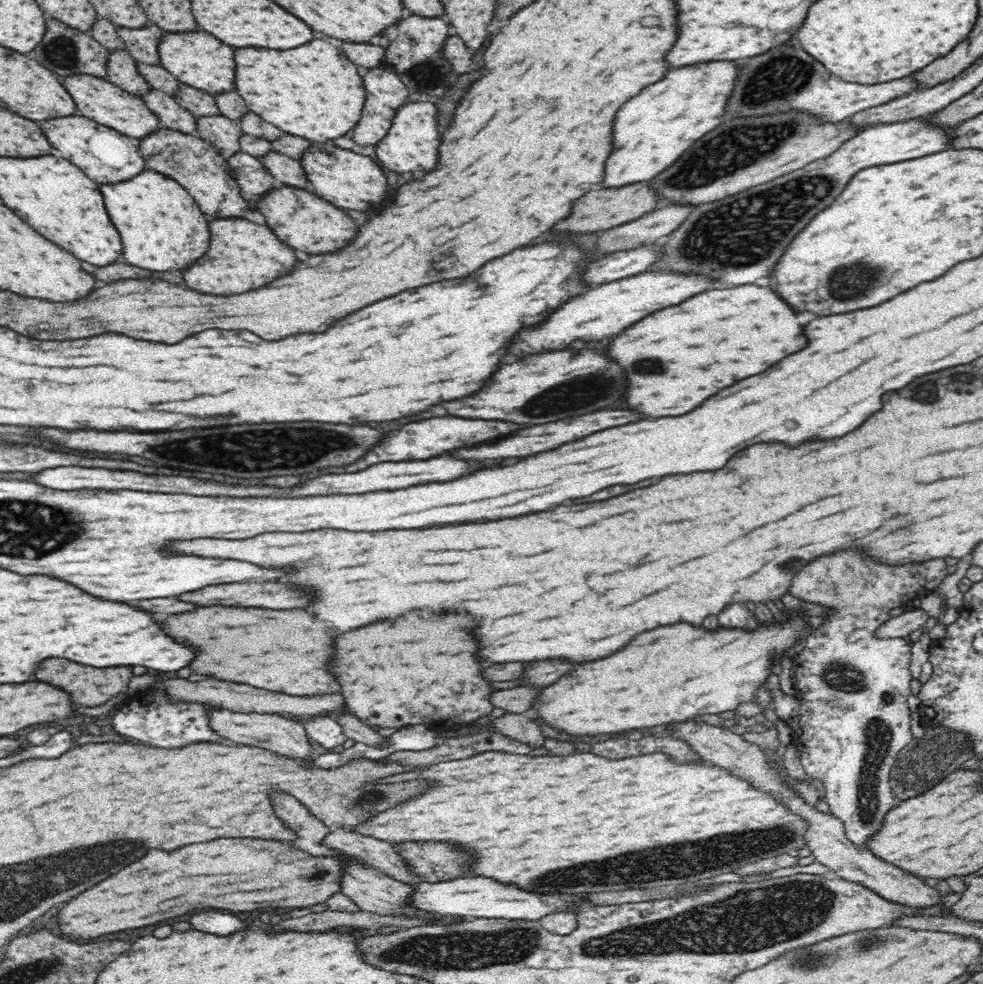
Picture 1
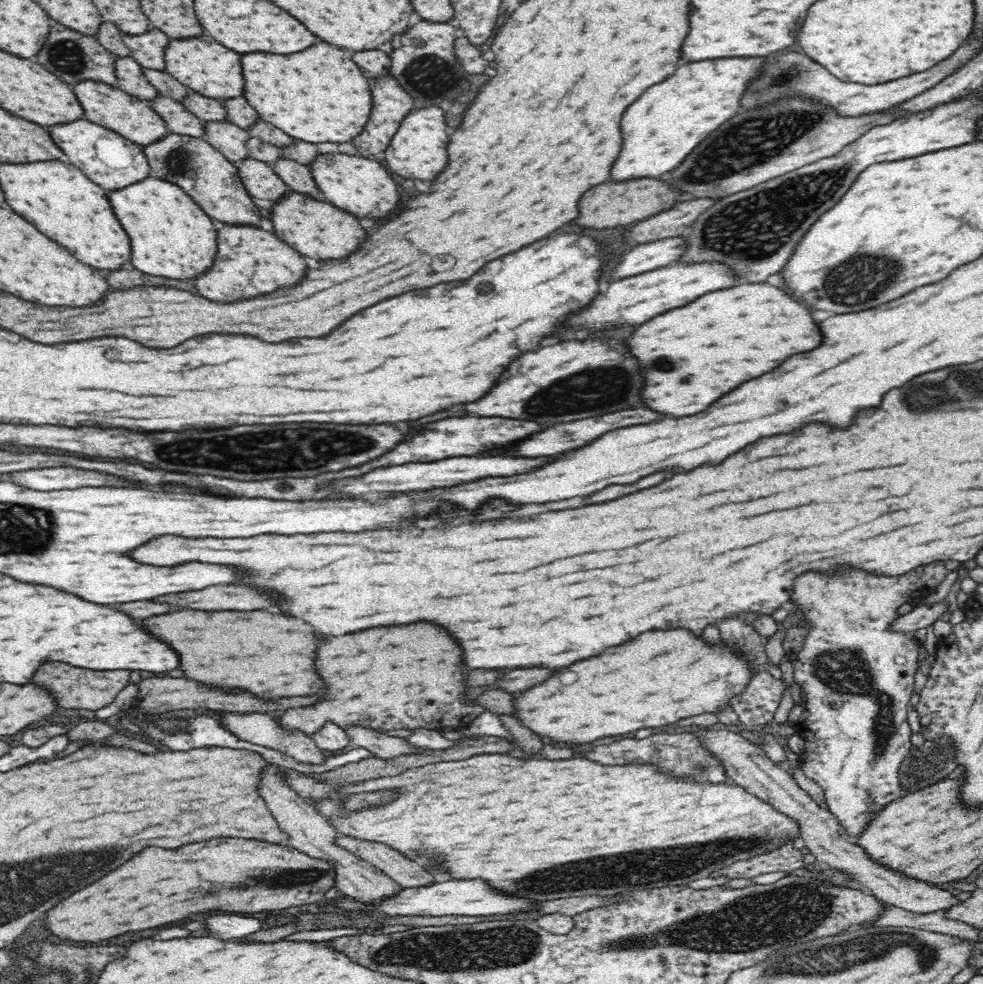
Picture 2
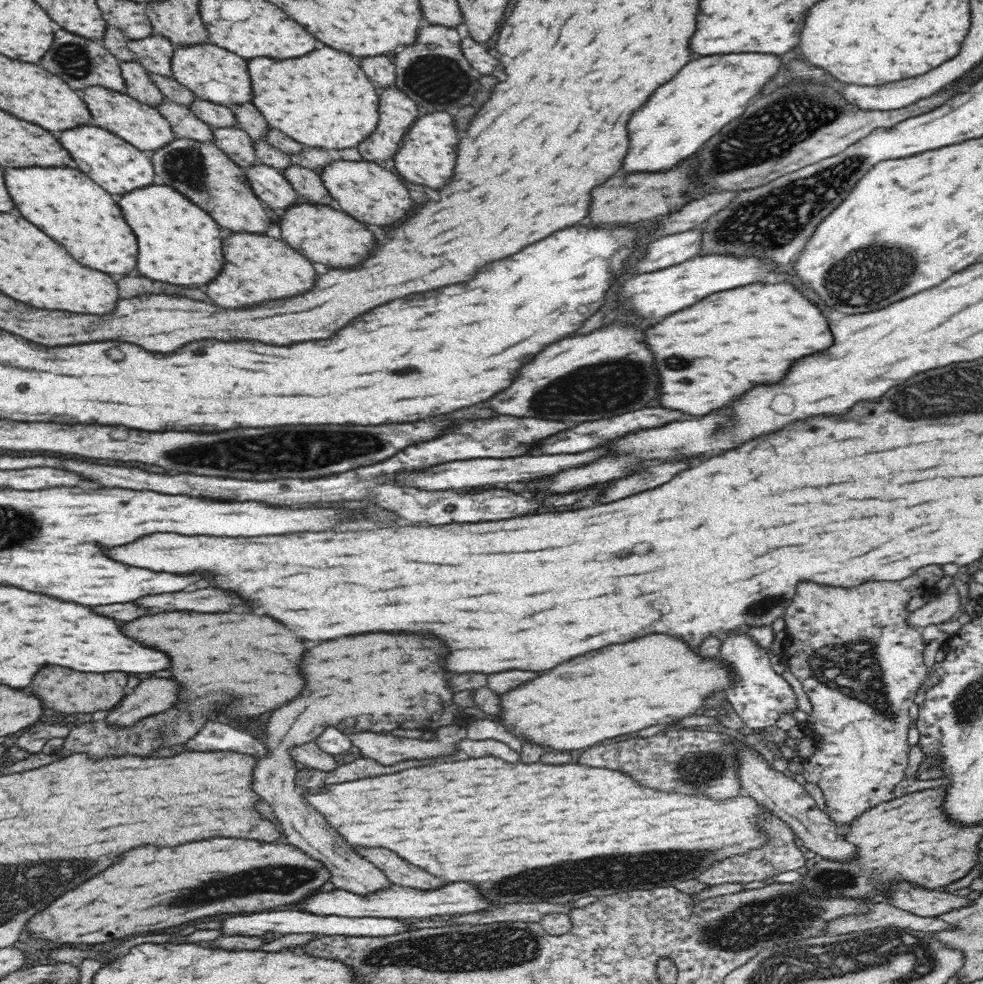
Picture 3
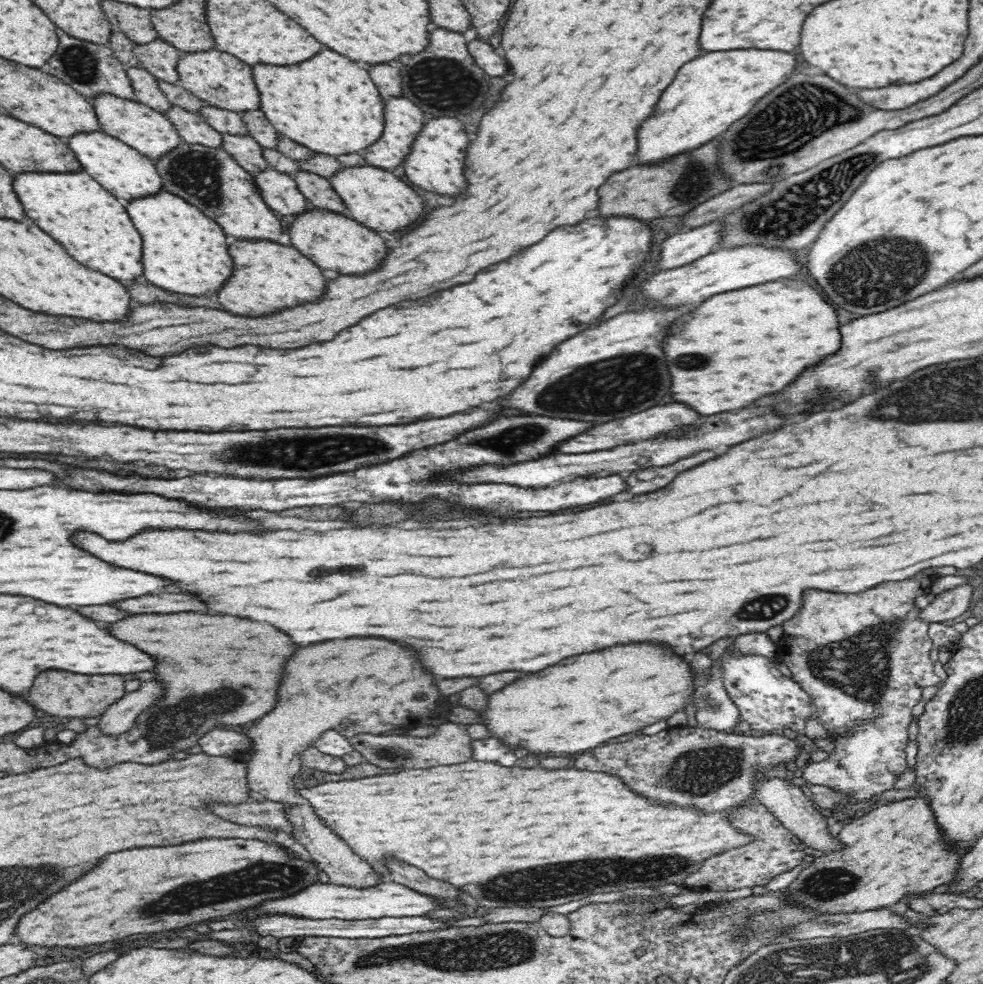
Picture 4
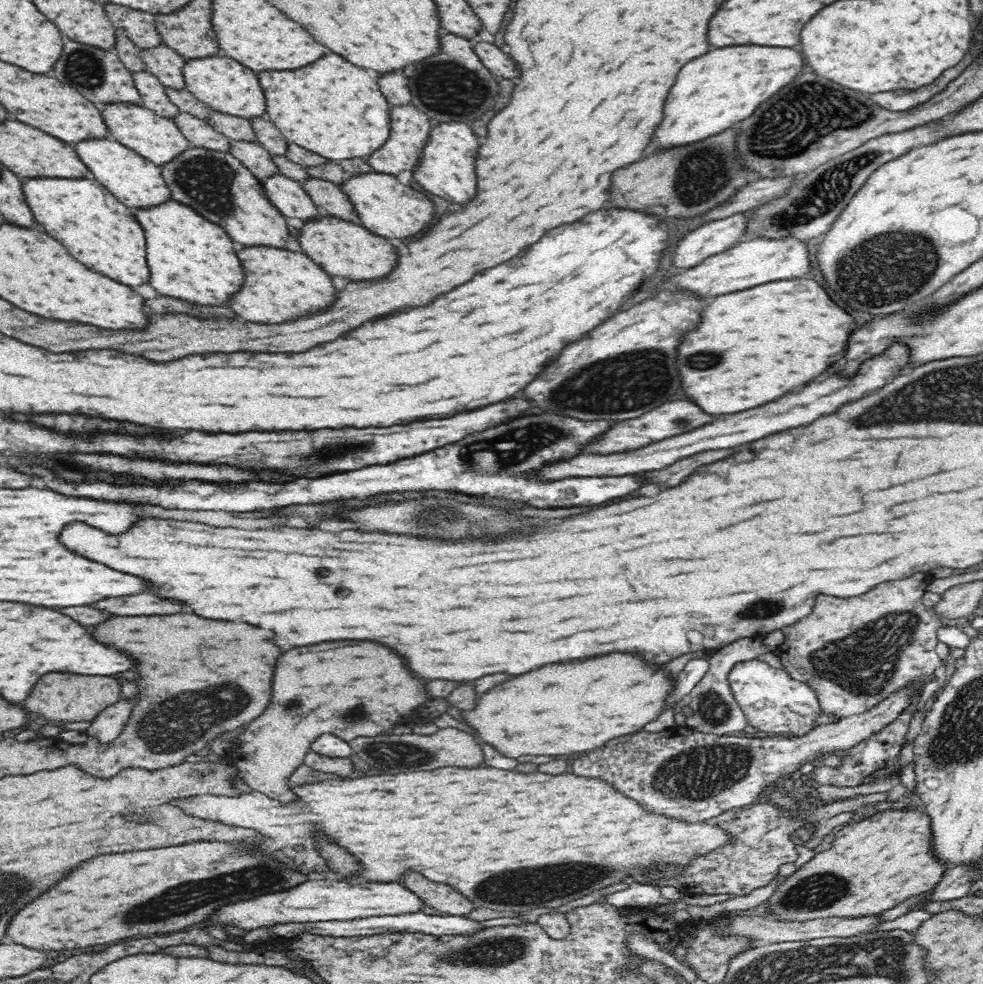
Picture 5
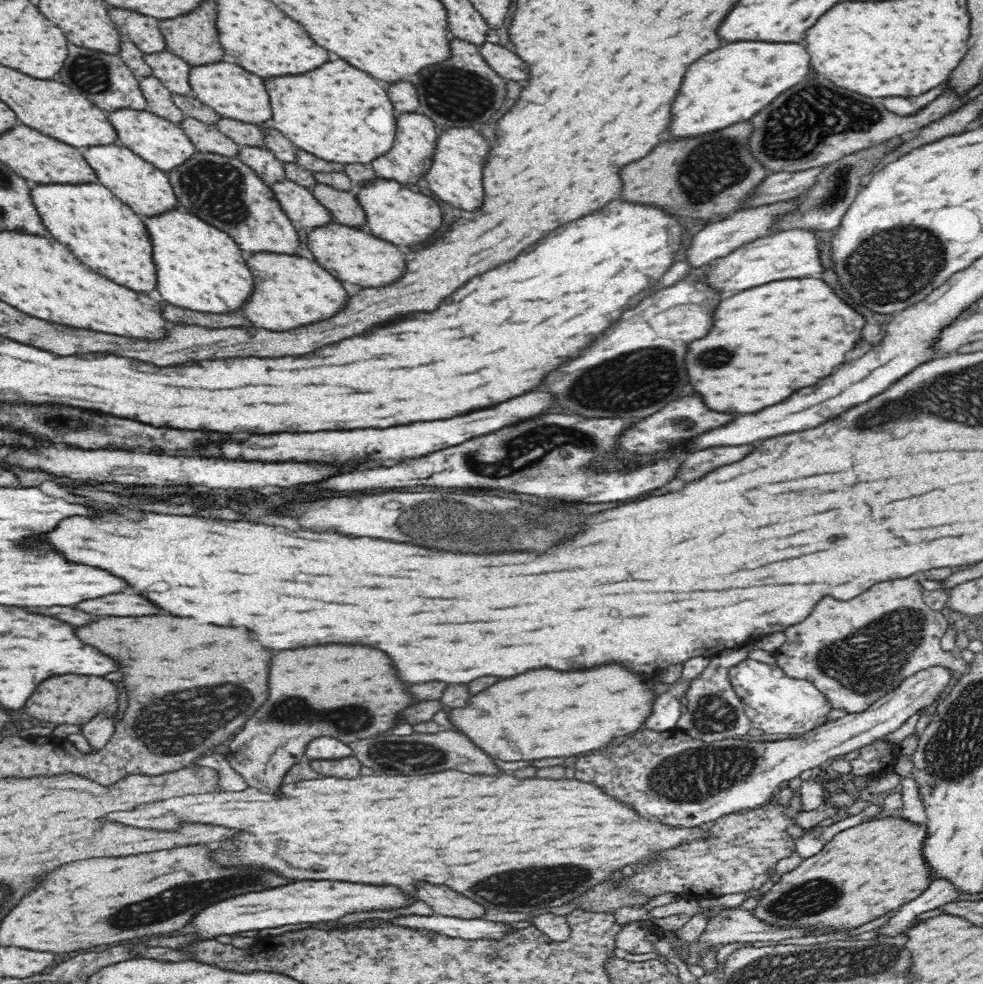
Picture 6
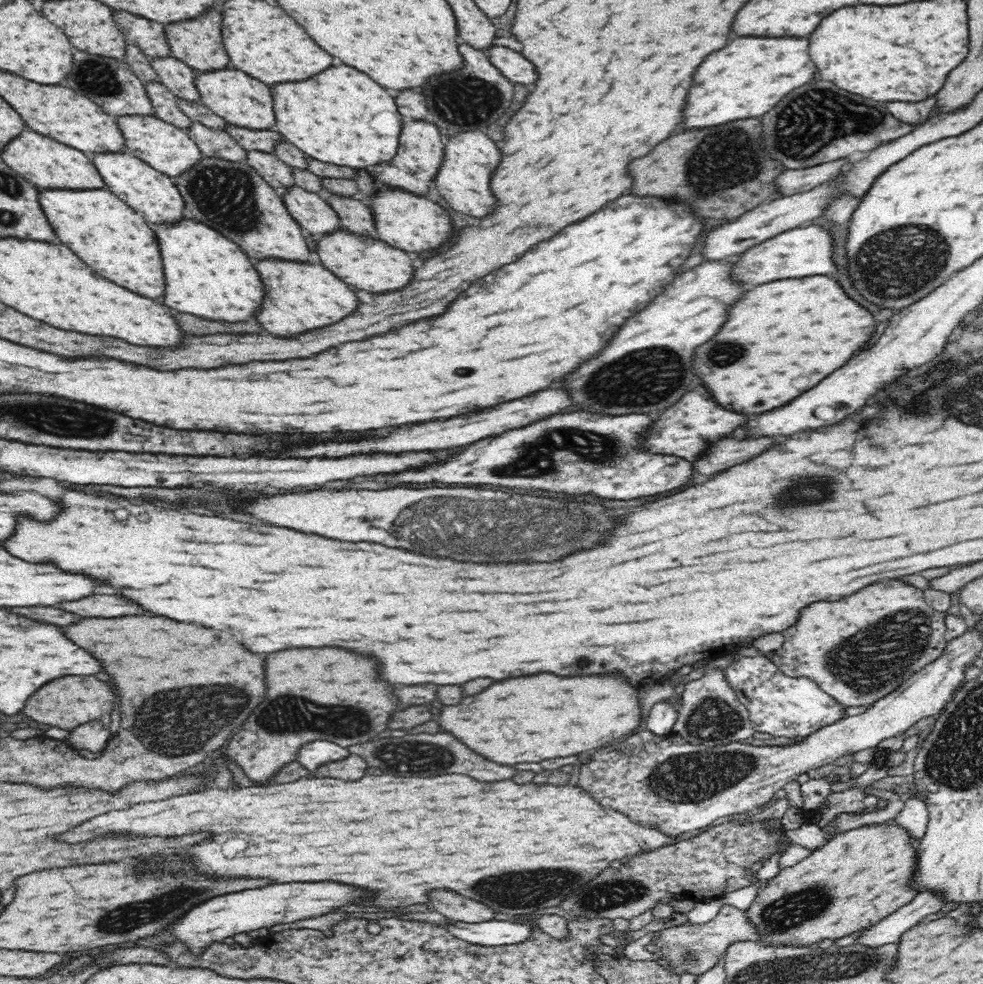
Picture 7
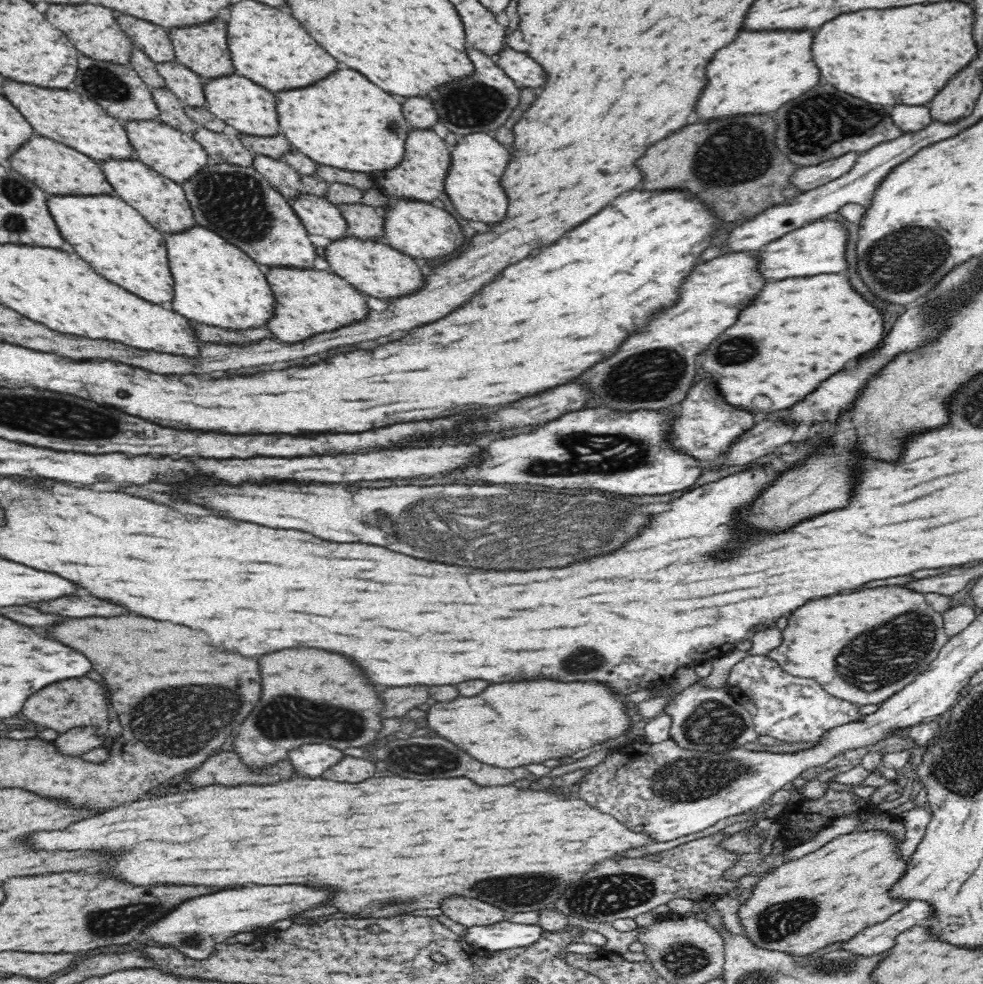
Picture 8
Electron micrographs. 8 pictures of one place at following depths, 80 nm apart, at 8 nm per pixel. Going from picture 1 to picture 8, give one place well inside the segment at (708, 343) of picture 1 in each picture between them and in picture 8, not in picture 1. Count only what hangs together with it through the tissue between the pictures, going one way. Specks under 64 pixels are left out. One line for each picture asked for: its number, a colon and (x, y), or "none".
2: (691, 356)
3: (707, 355)
4: (738, 346)
5: (754, 345)
6: (767, 342)
7: (781, 339)
8: (797, 332)

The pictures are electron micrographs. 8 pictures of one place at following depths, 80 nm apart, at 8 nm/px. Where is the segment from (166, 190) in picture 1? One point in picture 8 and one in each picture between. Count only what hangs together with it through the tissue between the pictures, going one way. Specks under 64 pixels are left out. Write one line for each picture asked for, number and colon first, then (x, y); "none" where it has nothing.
2: (162, 221)
3: (177, 240)
4: (183, 250)
5: (190, 258)
6: (198, 266)
7: (206, 274)
8: (215, 283)

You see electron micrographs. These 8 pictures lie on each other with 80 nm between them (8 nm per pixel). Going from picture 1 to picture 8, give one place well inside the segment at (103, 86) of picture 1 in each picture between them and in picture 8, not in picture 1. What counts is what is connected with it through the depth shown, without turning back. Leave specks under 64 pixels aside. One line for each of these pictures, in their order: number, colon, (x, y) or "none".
2: (105, 104)
3: (142, 126)
4: (148, 131)
5: (158, 139)
6: (159, 141)
7: (169, 149)
8: (174, 154)

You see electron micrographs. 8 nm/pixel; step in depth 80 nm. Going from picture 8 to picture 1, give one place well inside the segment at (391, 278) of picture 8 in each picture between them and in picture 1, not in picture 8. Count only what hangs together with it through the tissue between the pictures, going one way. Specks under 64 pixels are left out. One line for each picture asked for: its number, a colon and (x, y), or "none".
1: (300, 218)
2: (318, 229)
3: (325, 234)
4: (332, 240)
5: (342, 248)
6: (353, 254)
7: (362, 261)

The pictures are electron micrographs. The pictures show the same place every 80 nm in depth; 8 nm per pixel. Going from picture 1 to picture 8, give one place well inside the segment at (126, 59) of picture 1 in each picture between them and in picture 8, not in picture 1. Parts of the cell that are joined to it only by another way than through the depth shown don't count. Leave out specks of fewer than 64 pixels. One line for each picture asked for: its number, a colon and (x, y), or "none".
2: (129, 77)
3: (138, 85)
4: (146, 90)
5: (152, 96)
6: (157, 96)
7: (163, 102)
8: (170, 107)

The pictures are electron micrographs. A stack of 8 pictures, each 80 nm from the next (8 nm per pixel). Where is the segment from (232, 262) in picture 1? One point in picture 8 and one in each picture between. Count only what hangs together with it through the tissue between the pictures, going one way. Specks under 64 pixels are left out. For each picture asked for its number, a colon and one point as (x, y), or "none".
2: (248, 261)
3: (256, 267)
4: (266, 276)
5: (277, 284)
6: (289, 290)
7: (297, 296)
8: (306, 300)

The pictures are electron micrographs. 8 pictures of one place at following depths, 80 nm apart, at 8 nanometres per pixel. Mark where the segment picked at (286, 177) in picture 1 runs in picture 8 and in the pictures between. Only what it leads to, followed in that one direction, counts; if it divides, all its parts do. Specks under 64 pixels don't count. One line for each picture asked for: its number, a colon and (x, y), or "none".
2: (297, 176)
3: (307, 184)
4: (317, 189)
5: (326, 195)
6: (343, 207)
7: (355, 215)
8: (365, 222)

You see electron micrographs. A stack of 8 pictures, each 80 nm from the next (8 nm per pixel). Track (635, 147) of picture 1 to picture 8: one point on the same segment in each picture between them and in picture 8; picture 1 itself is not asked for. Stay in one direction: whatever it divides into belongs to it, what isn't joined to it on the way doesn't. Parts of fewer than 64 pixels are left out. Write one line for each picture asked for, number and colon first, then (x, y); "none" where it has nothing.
2: (661, 128)
3: (707, 93)
4: (710, 93)
5: (711, 93)
6: (731, 84)
7: (746, 78)
8: (760, 71)

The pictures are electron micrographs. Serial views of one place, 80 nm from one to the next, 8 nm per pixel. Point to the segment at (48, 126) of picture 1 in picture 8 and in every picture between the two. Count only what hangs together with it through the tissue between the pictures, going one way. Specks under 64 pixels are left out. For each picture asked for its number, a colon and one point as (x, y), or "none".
2: (107, 158)
3: (118, 167)
4: (126, 173)
5: (134, 180)
6: (140, 185)
7: (153, 194)
8: (161, 201)

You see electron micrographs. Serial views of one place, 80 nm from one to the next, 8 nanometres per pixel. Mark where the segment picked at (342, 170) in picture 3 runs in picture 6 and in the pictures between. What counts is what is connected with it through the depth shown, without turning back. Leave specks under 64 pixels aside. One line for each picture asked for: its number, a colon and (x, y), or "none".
4: (376, 198)
5: (386, 207)
6: (397, 213)

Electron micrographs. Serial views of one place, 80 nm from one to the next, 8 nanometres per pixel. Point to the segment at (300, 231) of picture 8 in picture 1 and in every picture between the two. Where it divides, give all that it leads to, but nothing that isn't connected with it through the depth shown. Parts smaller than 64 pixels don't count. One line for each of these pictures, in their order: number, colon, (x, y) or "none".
1: (194, 163)
2: (211, 179)
3: (199, 170)
4: (209, 178)
5: (217, 185)
6: (223, 191)
7: (231, 197)

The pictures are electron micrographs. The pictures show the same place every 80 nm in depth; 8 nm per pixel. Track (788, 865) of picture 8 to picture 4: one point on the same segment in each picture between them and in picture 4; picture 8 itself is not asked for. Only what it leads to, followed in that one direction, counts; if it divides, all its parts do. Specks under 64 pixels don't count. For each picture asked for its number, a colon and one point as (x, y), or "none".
4: (896, 849)
5: (871, 865)
6: (863, 872)
7: (860, 876)

